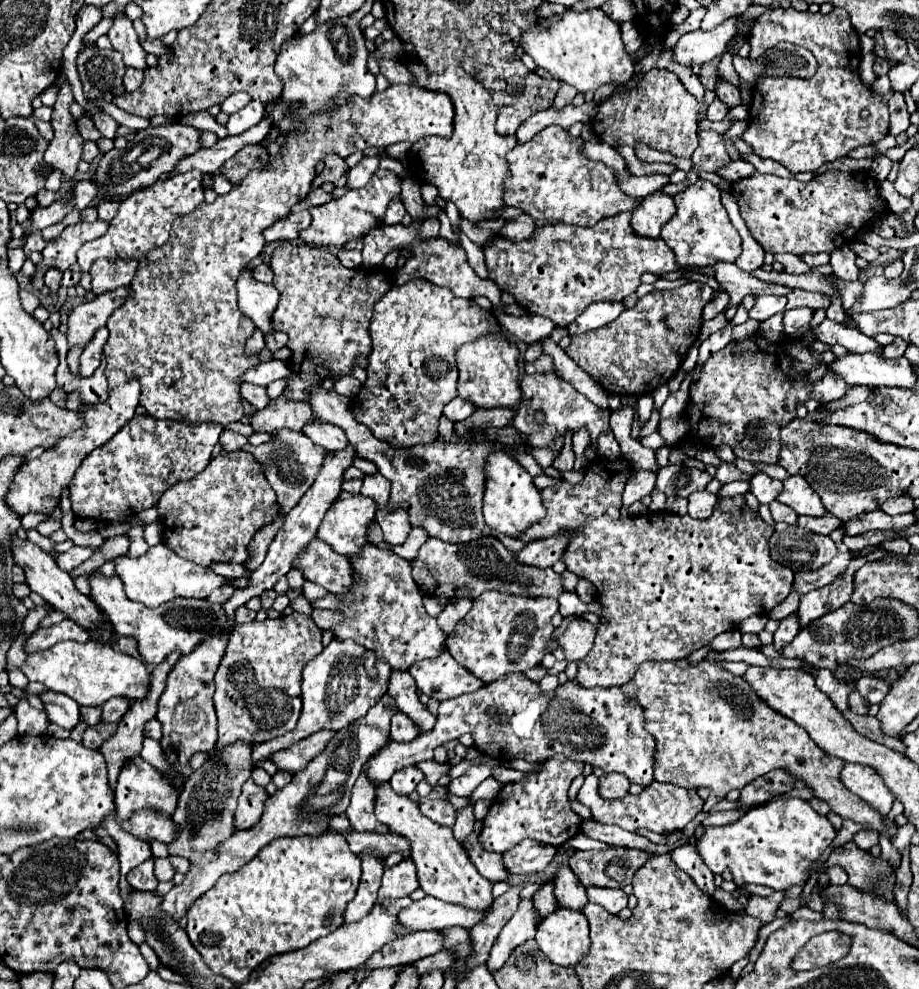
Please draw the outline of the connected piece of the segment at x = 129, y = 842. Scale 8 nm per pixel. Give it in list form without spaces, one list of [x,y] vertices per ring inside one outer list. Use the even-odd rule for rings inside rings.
[[[108,817],[104,827],[106,827],[106,831],[114,837],[114,841],[116,841],[118,845],[122,845],[122,851],[118,851],[118,861],[120,861],[119,888],[120,896],[125,902],[133,891],[126,880],[126,873],[128,873],[130,869],[134,869],[136,865],[140,865],[142,861],[146,861],[148,857],[152,857],[150,845],[144,843],[144,841],[134,839],[134,837],[128,835],[128,833],[124,833],[124,831],[120,829],[120,825],[114,821],[114,817]]]

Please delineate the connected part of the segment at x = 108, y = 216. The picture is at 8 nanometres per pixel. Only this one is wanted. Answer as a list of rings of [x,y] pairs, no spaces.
[[[108,201],[108,203],[100,203],[98,205],[98,219],[102,221],[112,221],[116,211],[118,211],[120,203],[114,203],[114,201]]]

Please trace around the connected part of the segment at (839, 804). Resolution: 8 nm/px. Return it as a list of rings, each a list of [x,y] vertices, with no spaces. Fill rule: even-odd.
[[[686,659],[682,661],[646,661],[638,667],[634,679],[630,683],[624,683],[622,693],[626,699],[634,699],[644,709],[644,727],[650,735],[656,739],[656,753],[654,753],[654,781],[660,783],[672,783],[684,789],[698,789],[708,787],[710,797],[704,803],[703,811],[710,812],[720,803],[728,791],[746,787],[752,779],[766,775],[774,769],[784,769],[796,779],[804,781],[806,787],[812,789],[814,797],[828,803],[830,811],[840,815],[842,819],[850,819],[854,823],[860,823],[868,831],[876,831],[878,835],[886,835],[888,839],[894,839],[896,825],[890,827],[884,825],[884,817],[878,815],[866,801],[858,799],[854,793],[850,793],[842,781],[840,771],[844,767],[842,759],[826,755],[808,735],[802,727],[798,727],[794,721],[790,721],[784,715],[778,715],[774,709],[770,709],[742,679],[732,675],[722,667],[718,661],[698,661],[690,663]]]

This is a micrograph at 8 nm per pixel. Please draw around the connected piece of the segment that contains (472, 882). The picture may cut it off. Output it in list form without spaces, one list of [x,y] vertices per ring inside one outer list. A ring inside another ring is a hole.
[[[388,783],[378,785],[378,797],[374,813],[380,823],[384,823],[392,833],[402,835],[410,843],[410,861],[418,869],[418,881],[426,895],[442,899],[446,903],[460,903],[462,907],[470,907],[474,911],[486,911],[492,897],[492,883],[484,879],[478,869],[470,863],[464,847],[454,839],[452,829],[430,821],[420,813],[418,803],[414,803],[406,795],[398,795]]]

